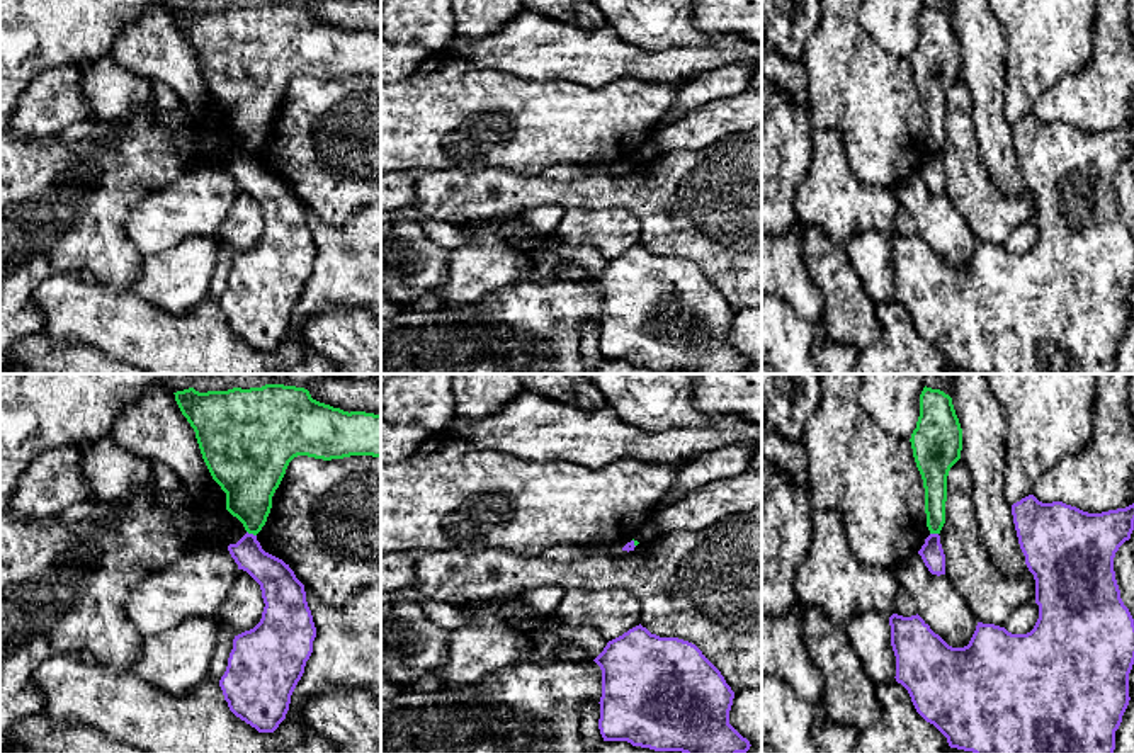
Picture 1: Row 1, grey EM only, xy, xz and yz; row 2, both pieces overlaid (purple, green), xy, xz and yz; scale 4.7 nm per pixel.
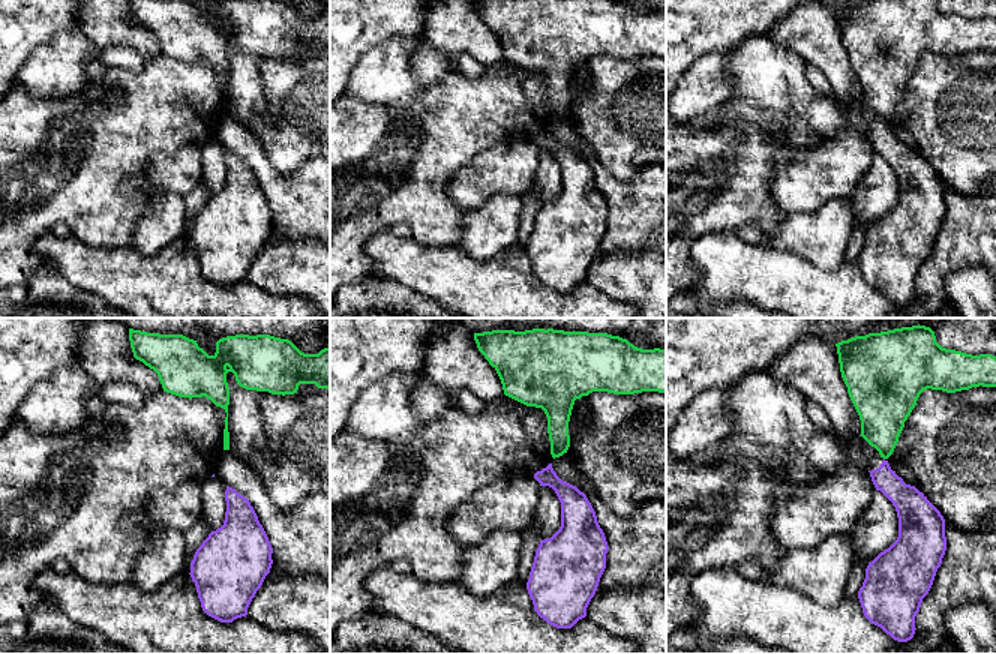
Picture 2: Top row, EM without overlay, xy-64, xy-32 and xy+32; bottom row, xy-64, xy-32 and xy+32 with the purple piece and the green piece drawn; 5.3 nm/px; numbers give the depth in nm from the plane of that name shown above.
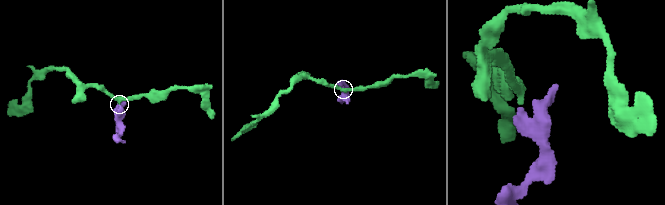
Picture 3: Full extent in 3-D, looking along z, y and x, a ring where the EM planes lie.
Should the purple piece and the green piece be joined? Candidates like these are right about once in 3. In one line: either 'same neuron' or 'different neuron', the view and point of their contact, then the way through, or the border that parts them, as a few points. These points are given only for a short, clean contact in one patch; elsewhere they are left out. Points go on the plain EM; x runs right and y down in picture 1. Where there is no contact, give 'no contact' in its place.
different neuron; meets purple in xy at (252, 153); border along xy (247, 150), (255, 155)

